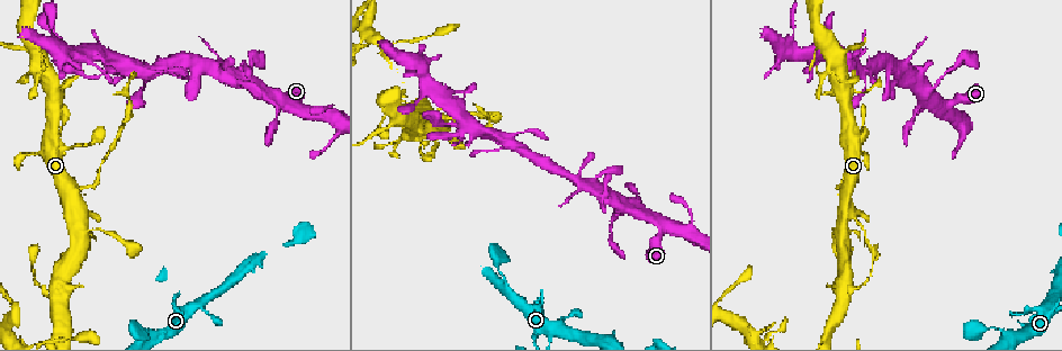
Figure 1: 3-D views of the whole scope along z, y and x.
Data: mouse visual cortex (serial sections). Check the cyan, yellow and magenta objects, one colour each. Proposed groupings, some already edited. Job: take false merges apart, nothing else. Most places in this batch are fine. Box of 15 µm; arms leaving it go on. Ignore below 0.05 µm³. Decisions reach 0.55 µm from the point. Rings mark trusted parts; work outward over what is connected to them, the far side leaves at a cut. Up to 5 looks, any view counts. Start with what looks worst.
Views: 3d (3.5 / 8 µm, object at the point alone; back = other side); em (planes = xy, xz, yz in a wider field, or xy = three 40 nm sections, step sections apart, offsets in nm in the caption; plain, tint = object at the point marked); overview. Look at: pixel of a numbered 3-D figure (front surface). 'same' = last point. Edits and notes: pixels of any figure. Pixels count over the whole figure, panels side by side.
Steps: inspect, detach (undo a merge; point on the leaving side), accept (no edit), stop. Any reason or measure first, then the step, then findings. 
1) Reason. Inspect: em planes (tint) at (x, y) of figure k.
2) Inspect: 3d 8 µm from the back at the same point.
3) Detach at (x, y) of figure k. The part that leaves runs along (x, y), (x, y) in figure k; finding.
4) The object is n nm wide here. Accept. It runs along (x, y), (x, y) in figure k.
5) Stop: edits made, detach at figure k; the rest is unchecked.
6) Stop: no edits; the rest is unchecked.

Thick turns thin. Inspect: 3d 3.5 µm at (841, 190) of figure 1.

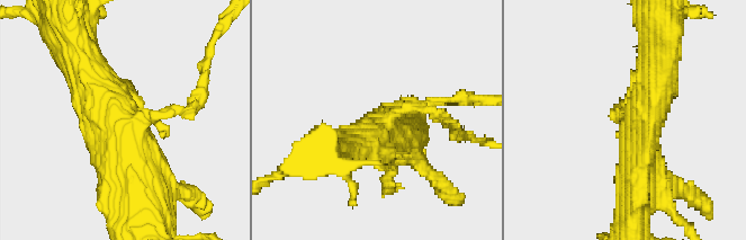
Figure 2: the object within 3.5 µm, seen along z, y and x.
3 arms meet here; the arms are 150, 500, 600 nm wide. Accept. It runs along (86, 70), (124, 129), (145, 202) in figure 2; one cell here.

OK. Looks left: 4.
Sharp bend. Inspect: 3d 3.5 µm at (862, 70) of figure 1.

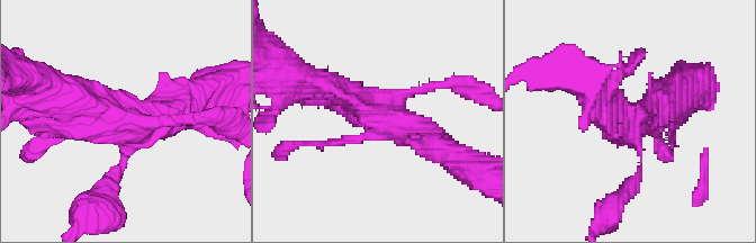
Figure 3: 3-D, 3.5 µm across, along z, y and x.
Inspect: em planes (tint) at (131, 122) of figure 3.

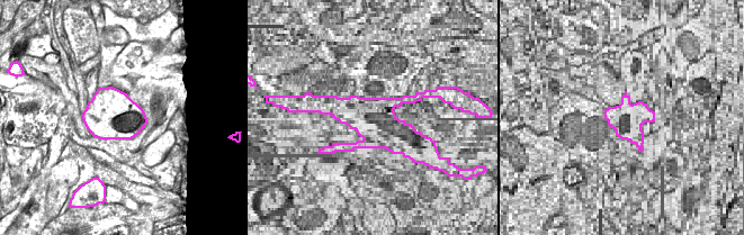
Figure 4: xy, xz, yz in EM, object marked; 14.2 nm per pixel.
Accept. It runs along (443, 151), (381, 110), (323, 84) in figure 3; one cell here.

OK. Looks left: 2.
Stop: no edits; the rest is unchecked.

